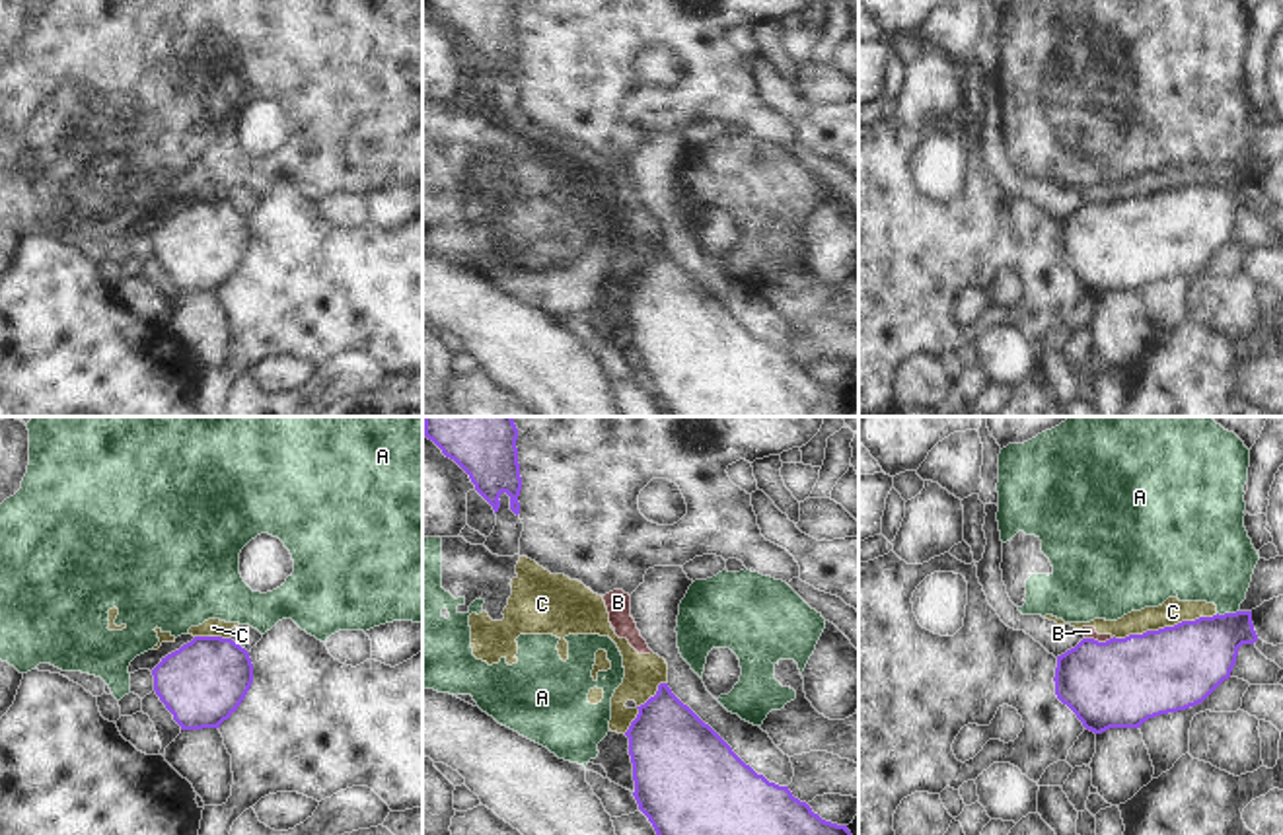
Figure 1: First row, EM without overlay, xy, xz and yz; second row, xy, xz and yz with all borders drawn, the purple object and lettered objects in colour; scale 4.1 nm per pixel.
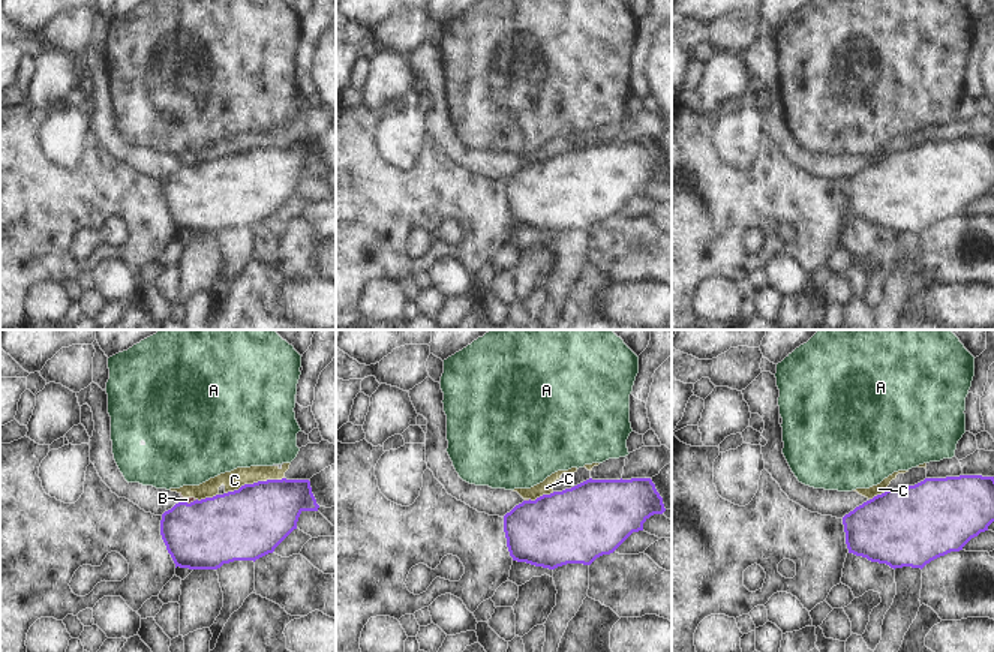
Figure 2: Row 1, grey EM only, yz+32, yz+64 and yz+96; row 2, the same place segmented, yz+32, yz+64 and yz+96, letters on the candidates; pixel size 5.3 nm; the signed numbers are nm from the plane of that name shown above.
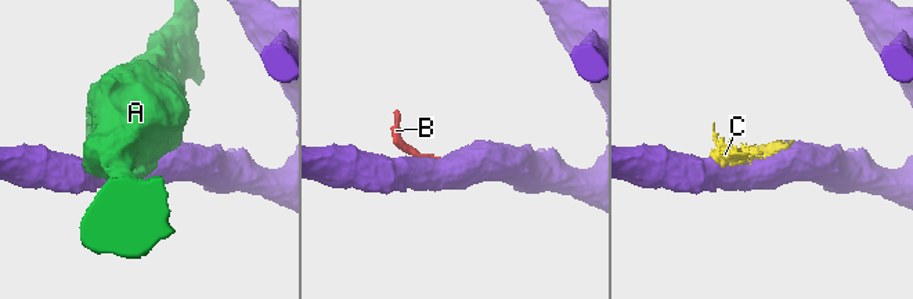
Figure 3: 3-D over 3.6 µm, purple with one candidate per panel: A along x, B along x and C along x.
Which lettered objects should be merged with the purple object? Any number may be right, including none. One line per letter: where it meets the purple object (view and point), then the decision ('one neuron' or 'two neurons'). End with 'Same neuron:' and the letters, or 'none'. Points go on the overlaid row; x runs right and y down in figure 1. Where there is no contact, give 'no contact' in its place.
A: yz (1227, 614) | two neurons
B: yz (1097, 641) | two neurons
C: yz (1165, 627) | two neurons
Same neuron: none

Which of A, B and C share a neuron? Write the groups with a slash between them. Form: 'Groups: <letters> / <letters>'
Groups: A B C

